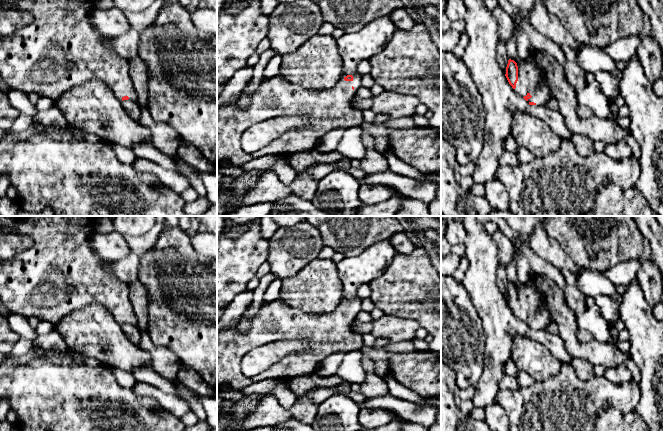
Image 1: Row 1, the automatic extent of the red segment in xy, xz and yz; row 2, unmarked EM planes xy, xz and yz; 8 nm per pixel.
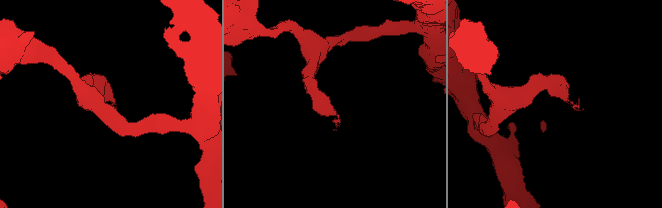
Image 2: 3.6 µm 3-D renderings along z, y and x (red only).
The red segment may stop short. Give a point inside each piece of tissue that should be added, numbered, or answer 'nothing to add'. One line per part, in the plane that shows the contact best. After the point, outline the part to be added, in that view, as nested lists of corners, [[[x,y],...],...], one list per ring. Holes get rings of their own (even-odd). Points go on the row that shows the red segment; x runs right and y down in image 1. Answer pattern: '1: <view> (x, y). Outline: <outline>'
1: yz (540, 74). Outline: [[[534,49],[532,54],[527,59],[521,59],[517,66],[518,81],[514,91],[521,97],[529,93],[532,97],[528,99],[528,102],[534,102],[538,106],[545,105],[554,98],[558,103],[558,111],[565,115],[565,125],[572,133],[586,136],[593,141],[601,141],[606,145],[616,144],[629,133],[628,129],[620,128],[610,119],[600,118],[596,115],[589,119],[581,119],[576,111],[579,106],[576,91],[566,78],[564,66],[546,52]]]

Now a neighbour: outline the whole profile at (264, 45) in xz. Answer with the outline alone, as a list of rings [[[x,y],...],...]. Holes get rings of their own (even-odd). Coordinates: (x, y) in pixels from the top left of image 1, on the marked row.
[[[265,37],[259,43],[259,45],[258,45],[257,49],[256,49],[256,53],[260,55],[261,53],[267,51],[270,48],[271,48],[270,41],[269,41],[269,39],[267,37]]]

